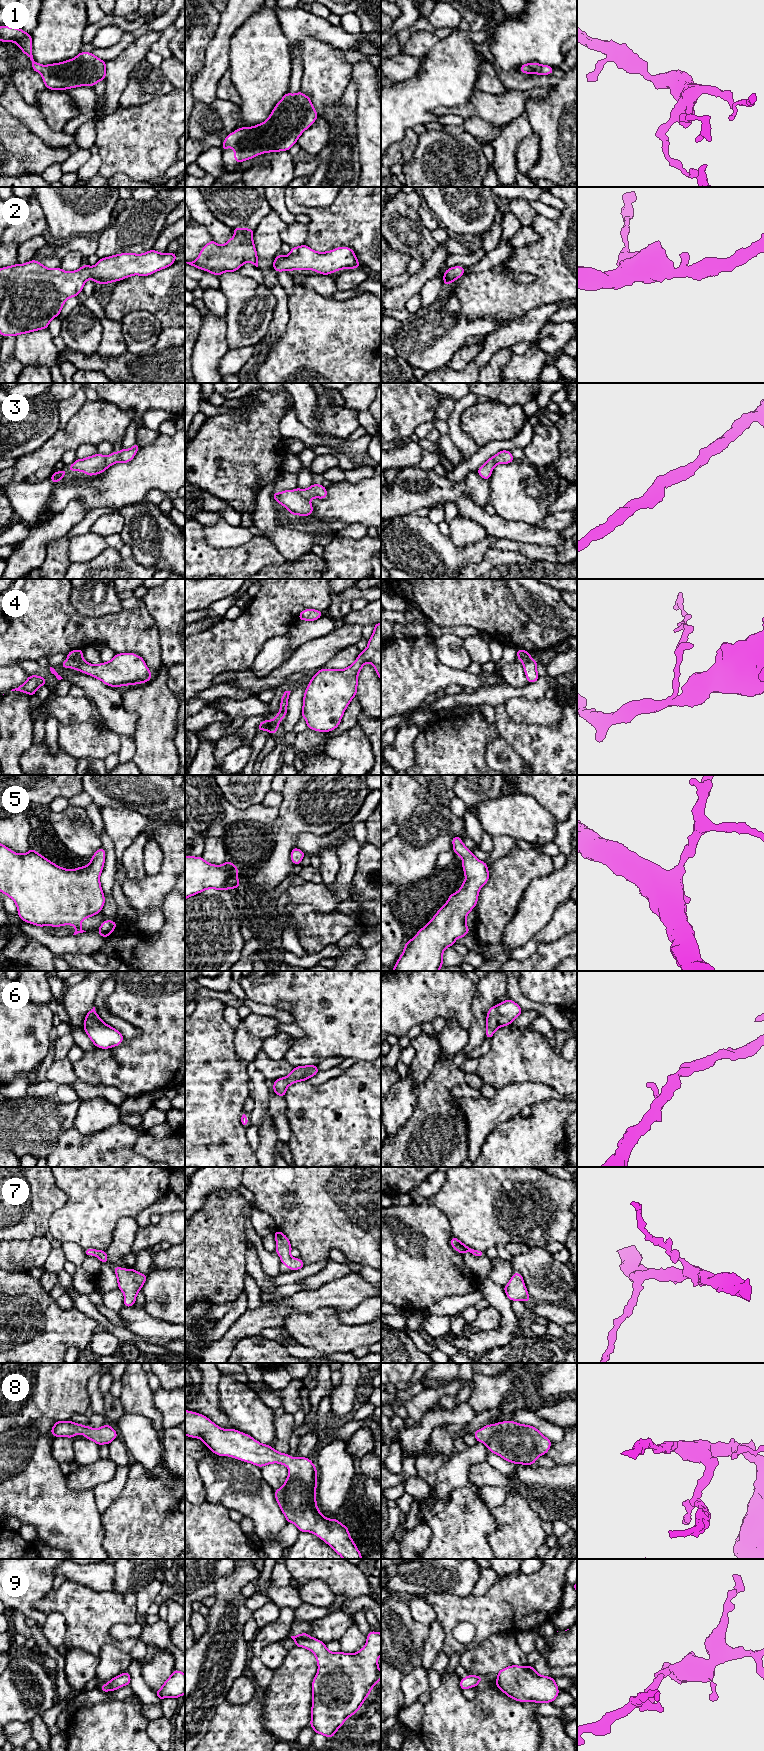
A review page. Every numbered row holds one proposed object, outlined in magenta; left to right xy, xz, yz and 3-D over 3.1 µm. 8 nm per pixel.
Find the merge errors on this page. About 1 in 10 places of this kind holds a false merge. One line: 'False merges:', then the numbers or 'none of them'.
False merges: 4

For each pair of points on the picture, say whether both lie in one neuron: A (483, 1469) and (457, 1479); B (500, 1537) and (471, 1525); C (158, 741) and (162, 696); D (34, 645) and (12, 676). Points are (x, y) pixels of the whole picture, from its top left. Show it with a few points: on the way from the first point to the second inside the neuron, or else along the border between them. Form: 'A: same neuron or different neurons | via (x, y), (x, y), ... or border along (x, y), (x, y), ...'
A: different neurons | border along (485, 1460), (470, 1467), (469, 1481)
B: different neurons | border along (491, 1510), (496, 1527), (487, 1538), (490, 1548)
C: same neuron | via (158, 730), (158, 707)
D: different neurons | border along (17, 663), (10, 665)

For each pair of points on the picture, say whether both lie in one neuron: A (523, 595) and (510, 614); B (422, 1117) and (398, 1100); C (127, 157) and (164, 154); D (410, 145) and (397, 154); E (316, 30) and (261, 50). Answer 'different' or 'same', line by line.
A: different
B: different
C: same
D: same
E: different

